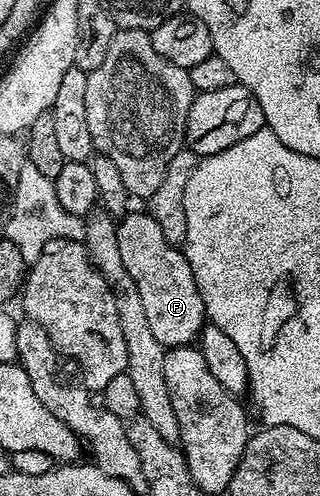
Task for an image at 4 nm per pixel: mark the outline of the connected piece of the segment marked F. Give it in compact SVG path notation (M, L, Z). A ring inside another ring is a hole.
M147 210L128 211L118 221L116 236L121 259L126 270L129 270L129 278L133 278L137 286L137 294L141 294L145 319L153 329L157 342L161 342L164 349L194 345L203 331L205 313L193 270L183 255L182 247L170 244L165 234L161 234L161 226L157 226Z

